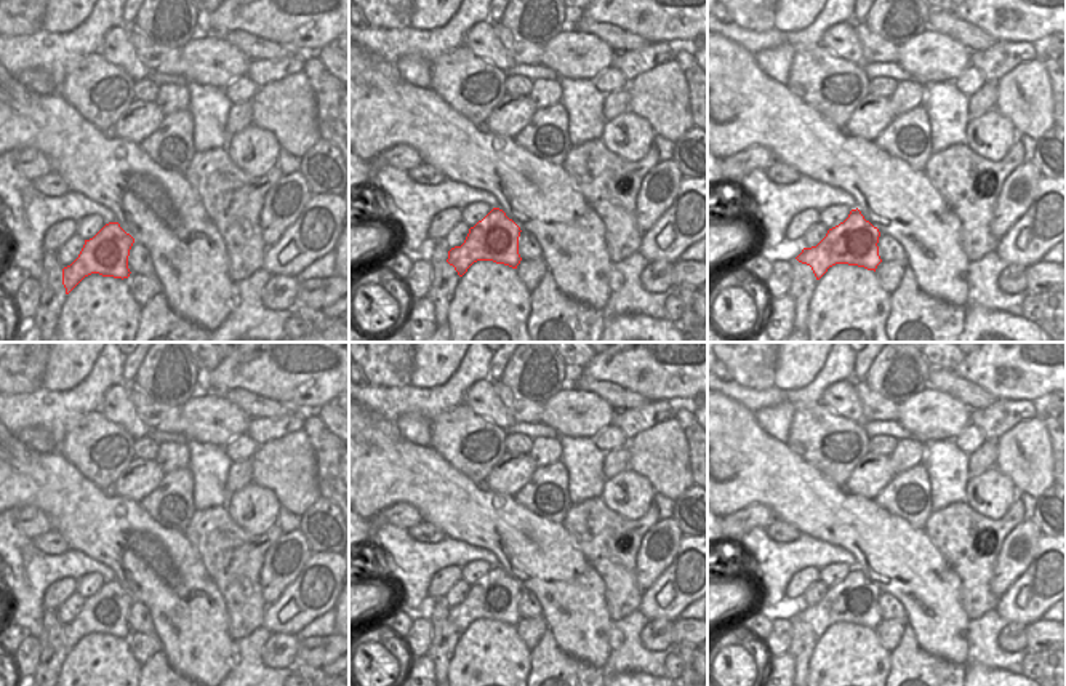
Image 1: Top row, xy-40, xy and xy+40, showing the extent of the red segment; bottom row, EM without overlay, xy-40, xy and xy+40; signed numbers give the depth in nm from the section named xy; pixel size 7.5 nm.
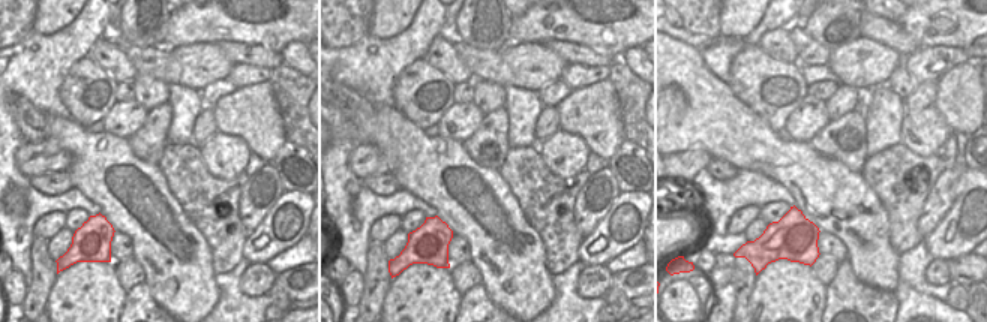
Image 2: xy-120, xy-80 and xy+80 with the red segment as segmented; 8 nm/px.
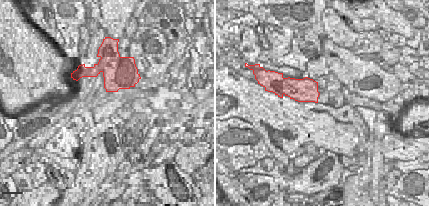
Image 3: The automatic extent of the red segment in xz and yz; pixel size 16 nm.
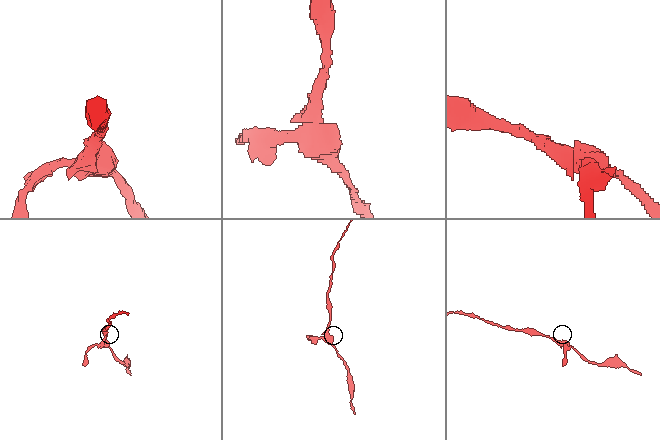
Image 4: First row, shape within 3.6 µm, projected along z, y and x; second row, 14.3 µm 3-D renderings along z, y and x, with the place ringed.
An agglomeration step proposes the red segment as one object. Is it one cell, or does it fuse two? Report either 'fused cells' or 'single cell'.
single cell

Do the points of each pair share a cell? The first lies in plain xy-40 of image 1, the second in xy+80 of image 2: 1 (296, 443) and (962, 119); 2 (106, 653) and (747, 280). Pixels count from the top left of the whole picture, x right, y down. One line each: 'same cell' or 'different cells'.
1: same cell
2: different cells

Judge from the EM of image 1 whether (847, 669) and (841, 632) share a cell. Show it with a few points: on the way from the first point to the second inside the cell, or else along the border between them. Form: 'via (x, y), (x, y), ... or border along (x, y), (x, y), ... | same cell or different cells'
via (847, 659), (842, 642) | same cell

